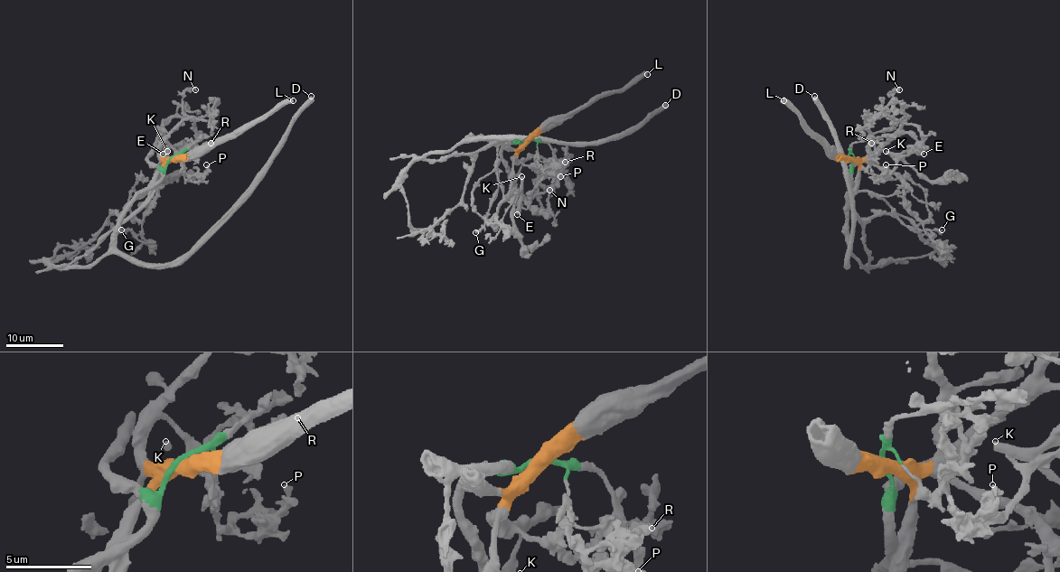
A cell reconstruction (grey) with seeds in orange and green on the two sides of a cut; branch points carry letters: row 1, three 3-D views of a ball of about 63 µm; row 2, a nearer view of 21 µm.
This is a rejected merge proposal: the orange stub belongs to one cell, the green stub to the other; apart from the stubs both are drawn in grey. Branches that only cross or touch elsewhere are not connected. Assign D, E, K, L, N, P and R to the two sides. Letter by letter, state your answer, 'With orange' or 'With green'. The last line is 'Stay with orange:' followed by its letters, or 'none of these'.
D: With green
E: With green
K: With green
L: With orange
N: With orange
P: With green
R: With orange
Stay with orange: L, N, R

